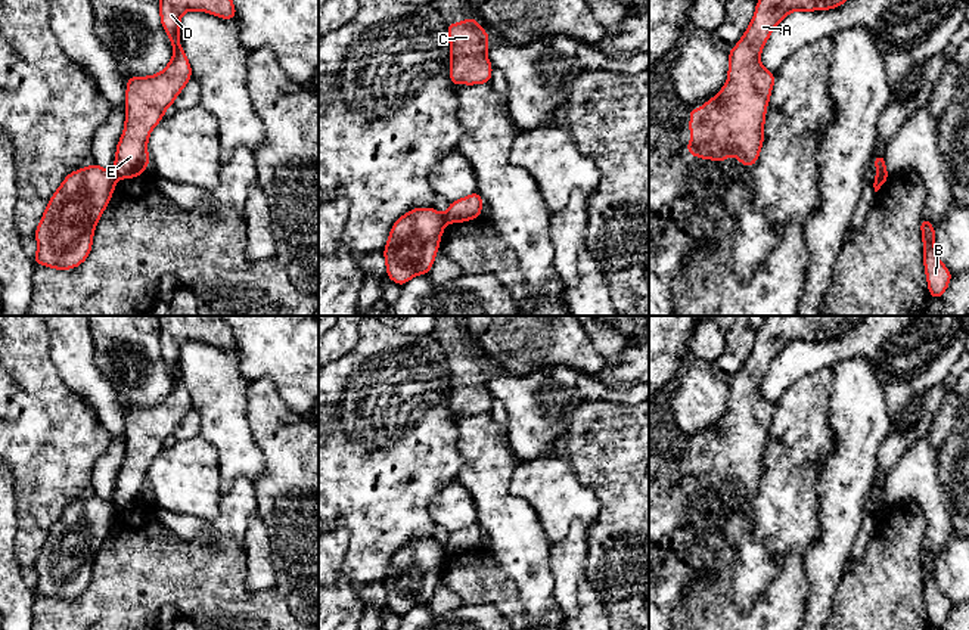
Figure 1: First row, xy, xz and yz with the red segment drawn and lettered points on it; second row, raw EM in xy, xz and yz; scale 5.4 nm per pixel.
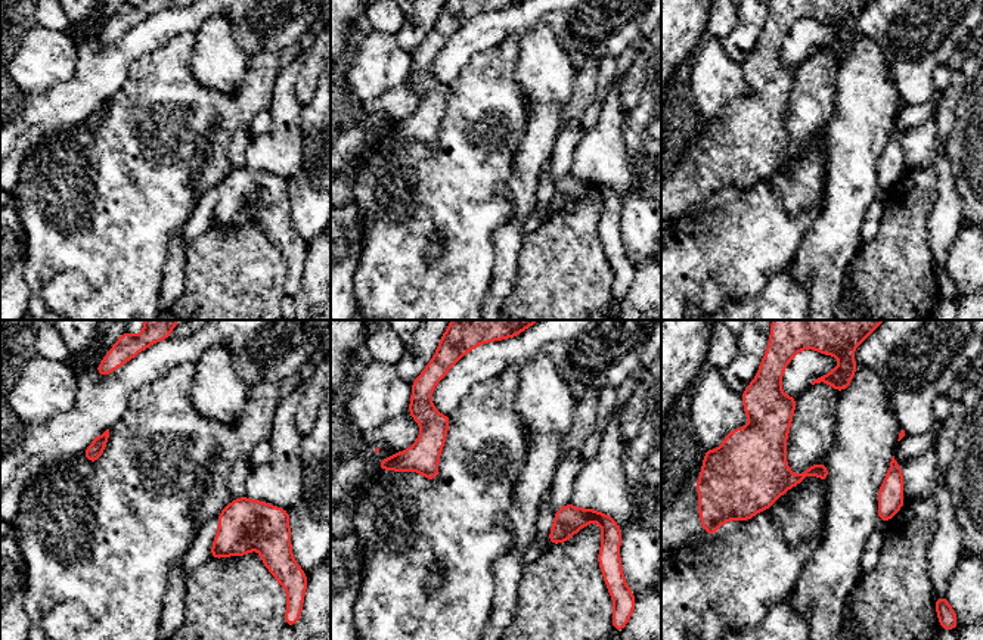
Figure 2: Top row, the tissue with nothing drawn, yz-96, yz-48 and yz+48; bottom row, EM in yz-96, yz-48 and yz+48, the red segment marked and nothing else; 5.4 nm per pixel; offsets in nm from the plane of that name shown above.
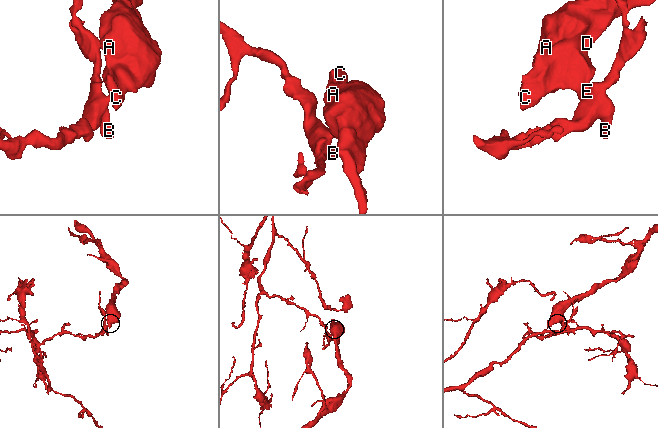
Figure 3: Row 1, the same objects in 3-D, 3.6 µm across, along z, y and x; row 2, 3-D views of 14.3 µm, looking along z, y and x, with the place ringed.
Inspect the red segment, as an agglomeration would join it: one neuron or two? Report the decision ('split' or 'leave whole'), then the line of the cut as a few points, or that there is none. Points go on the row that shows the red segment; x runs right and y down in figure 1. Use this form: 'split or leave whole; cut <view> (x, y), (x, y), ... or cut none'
split; cut xy (112, 171), (117, 177)

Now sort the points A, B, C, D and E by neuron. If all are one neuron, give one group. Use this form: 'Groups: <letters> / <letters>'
Groups: A C D E / B

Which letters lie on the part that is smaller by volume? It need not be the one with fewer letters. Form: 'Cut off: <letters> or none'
Cut off: A, C, D, E

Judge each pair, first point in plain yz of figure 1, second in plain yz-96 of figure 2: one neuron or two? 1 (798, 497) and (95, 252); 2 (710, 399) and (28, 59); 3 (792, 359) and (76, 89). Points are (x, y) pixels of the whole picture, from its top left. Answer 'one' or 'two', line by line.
1: one
2: one
3: one

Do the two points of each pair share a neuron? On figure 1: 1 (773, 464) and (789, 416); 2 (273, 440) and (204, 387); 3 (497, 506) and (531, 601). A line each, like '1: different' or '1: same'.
1: same
2: different
3: same

